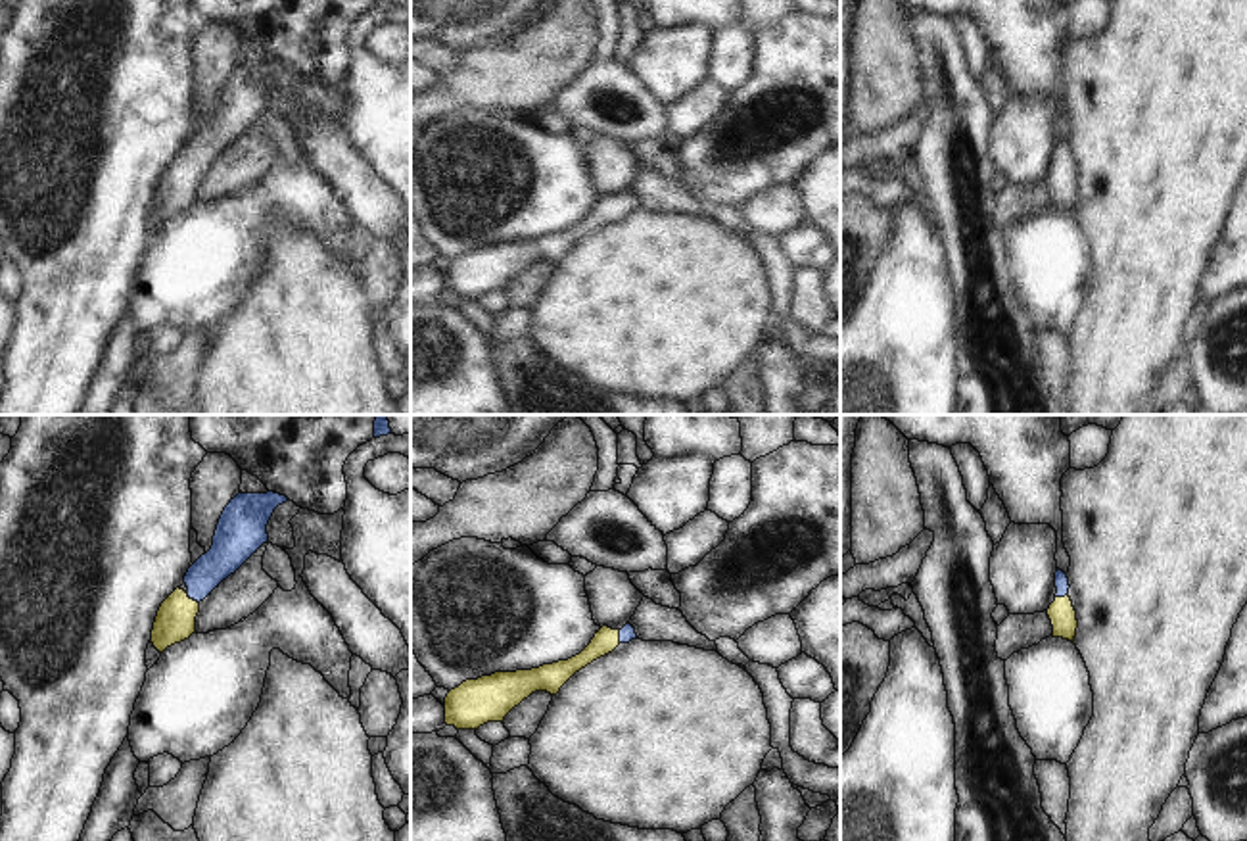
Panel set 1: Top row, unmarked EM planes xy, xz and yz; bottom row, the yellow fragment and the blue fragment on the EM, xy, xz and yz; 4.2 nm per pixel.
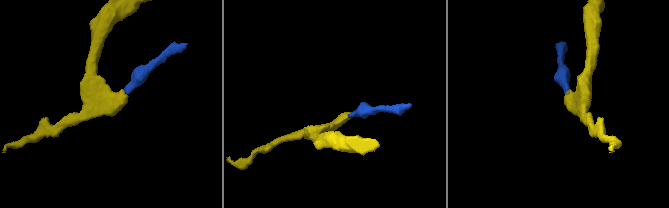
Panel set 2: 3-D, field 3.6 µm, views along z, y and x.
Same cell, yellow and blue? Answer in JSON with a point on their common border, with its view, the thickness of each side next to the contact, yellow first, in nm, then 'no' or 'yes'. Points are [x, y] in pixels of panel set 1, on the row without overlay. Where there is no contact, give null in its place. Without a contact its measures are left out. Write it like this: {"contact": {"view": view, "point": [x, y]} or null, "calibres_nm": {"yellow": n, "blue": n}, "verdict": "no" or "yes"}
{"contact": {"view": "xy", "point": [192, 169]}, "calibres_nm": {"yellow": 170, "blue": 150}, "verdict": "yes"}

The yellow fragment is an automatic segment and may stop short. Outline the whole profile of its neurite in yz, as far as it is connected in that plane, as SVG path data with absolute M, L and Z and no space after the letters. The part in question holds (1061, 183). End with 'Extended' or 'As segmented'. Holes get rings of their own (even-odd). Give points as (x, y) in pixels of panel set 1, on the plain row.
M1057 138L1055 142L1055 171L1047 179L1047 186L1053 196L1053 207L1063 207L1074 213L1078 190L1072 171L1069 167L1069 148L1063 140Z. Extended.

